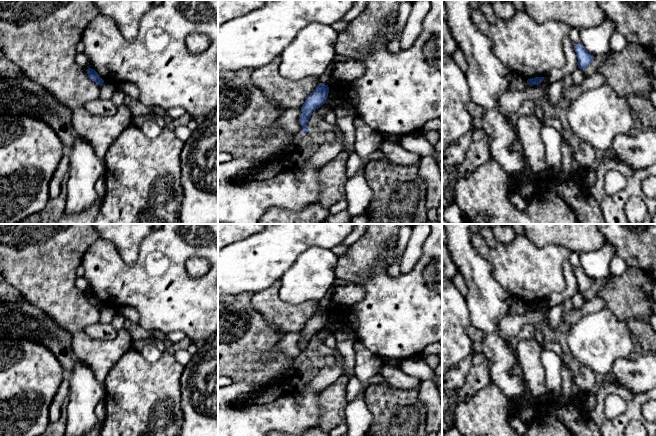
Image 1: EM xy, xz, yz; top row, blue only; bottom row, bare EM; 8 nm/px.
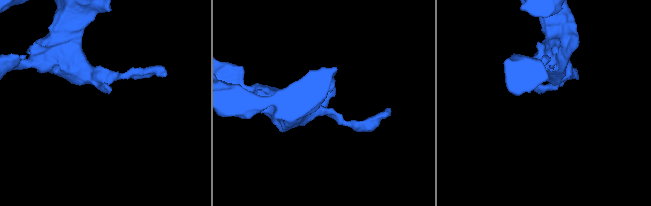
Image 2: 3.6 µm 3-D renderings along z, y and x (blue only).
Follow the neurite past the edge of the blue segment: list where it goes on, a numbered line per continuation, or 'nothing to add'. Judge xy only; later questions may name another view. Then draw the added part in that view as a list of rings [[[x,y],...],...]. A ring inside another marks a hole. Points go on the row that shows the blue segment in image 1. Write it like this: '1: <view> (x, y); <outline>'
nothing to add

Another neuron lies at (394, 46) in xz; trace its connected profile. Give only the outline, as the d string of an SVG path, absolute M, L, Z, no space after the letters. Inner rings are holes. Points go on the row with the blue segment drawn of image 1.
M399 33L392 41L388 43L388 51L392 54L398 53L401 50L401 40L402 33Z

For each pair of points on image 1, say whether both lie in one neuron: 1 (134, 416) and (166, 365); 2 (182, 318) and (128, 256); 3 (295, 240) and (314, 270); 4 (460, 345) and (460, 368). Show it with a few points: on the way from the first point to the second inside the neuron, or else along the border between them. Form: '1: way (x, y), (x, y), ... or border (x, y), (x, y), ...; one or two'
1: way (142, 403), (142, 400), (162, 378); one
2: border (143, 240), (138, 257), (131, 264), (115, 248); two
3: border (326, 248), (306, 248), (287, 269); two
4: border (471, 349), (465, 357), (452, 367); two

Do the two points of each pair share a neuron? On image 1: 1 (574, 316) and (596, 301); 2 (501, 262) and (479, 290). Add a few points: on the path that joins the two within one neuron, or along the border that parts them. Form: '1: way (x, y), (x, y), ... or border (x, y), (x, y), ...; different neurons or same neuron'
1: way (579, 313), (591, 306); same neuron
2: border (479, 254), (491, 266), (493, 278), (508, 291); different neurons

